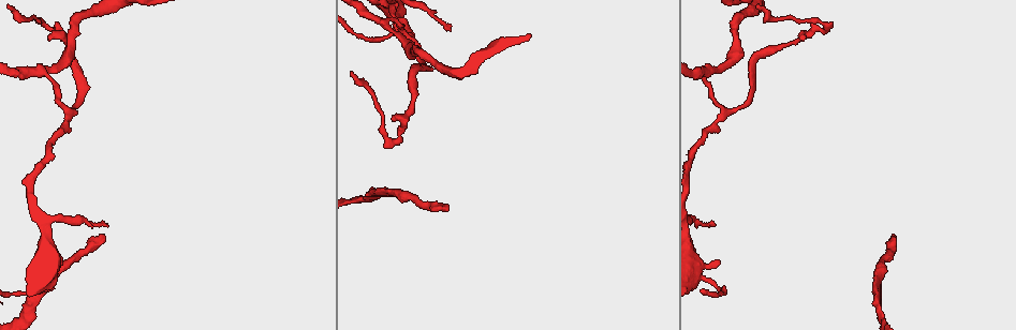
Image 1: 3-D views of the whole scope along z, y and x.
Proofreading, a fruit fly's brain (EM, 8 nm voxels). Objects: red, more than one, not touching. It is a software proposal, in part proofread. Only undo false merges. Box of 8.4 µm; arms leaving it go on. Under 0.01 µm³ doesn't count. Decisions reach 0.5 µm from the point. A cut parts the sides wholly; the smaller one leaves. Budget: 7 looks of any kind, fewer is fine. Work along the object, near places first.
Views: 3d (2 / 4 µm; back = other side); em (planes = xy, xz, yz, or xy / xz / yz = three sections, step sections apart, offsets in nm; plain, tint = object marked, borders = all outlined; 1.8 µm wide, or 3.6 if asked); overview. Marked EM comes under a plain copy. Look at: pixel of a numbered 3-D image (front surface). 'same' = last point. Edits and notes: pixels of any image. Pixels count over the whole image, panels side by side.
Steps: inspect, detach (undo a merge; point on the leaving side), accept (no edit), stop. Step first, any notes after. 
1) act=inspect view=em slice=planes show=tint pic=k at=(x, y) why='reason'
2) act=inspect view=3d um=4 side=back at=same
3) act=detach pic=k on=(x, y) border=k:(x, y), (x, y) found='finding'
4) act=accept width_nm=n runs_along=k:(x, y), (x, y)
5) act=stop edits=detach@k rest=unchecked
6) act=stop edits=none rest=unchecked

act=inspect view=em slice=xz step=8 show=tint pic=1 at=(724, 112) why='a fork'

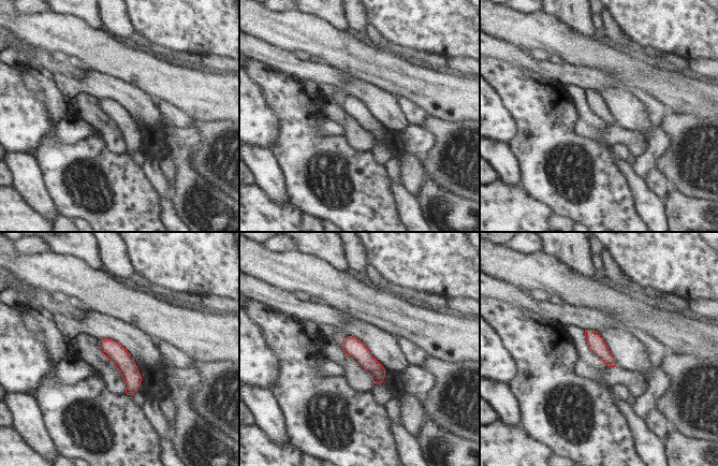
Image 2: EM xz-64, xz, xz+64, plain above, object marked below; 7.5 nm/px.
act=accept runs_along=2:(102, 341), (128, 367), (130, 392) found='continuous, no second neuron'

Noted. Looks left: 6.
act=inspect view=em slice=planes show=tint pic=1 at=(387, 34) why='thick turns thin'

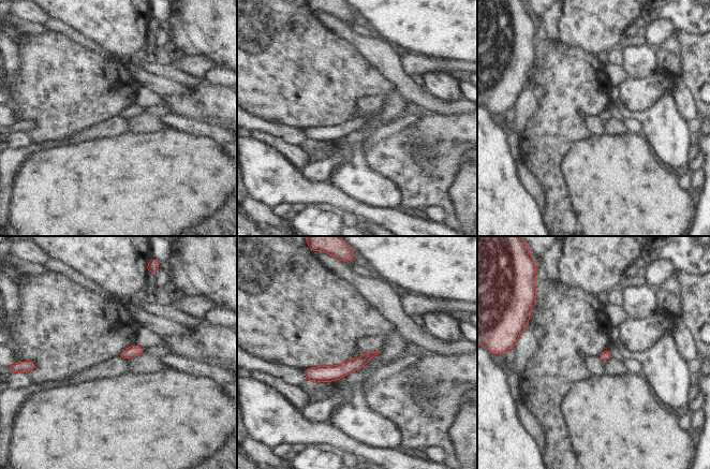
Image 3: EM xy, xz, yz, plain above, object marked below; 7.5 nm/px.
act=accept width_nm=70 runs_along=3:(372, 354), (335, 372), (307, 374) found='one neuron here'

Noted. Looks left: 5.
act=inspect view=em slice=planes show=tint pic=1 at=(46, 28) why='sharp bend'

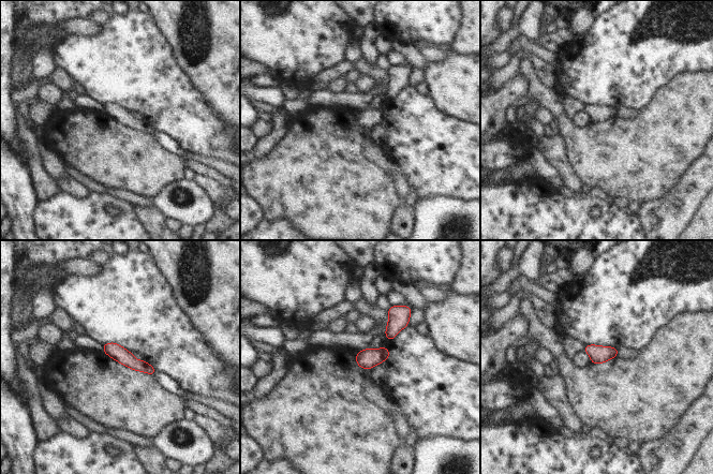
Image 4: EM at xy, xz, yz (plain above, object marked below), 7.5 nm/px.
act=accept runs_along=4:(105, 347), (151, 371) found='all the same neuron'

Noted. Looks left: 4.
act=stop edits=none rest=unchecked

